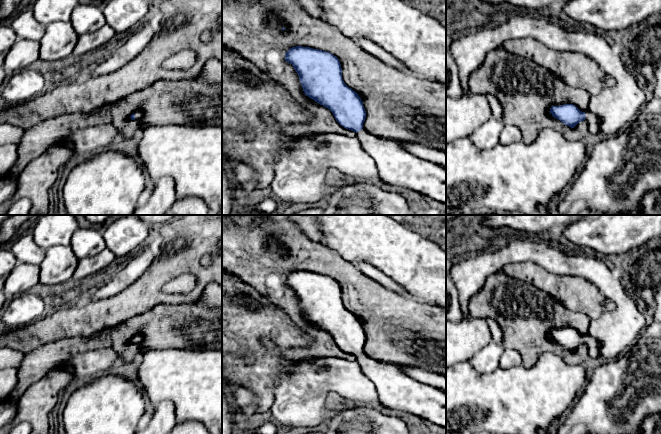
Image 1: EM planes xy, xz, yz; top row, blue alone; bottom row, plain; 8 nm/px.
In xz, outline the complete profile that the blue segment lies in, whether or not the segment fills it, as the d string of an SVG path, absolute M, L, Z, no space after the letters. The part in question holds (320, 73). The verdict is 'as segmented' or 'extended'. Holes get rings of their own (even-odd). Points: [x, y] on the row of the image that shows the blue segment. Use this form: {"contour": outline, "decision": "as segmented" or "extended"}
{"contour": "M296 46L285 53L285 61L293 65L305 95L328 108L341 126L356 133L363 149L376 162L382 182L390 187L411 189L446 204L446 168L423 160L394 140L371 134L363 128L366 118L363 102L359 95L344 83L341 64L336 56L319 49Z", "decision": "extended"}

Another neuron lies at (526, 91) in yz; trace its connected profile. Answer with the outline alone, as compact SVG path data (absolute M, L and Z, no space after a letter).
M498 47L485 56L483 63L468 77L469 94L493 95L503 110L502 123L514 125L522 133L522 141L532 144L543 129L551 128L560 132L569 141L585 139L589 134L588 123L584 120L571 128L550 113L552 106L573 104L580 111L588 111L588 92L564 83L554 73L528 58L513 55Z

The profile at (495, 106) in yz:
M486 95L488 103L490 105L492 111L492 117L496 118L497 120L502 120L503 110L498 101L498 99L493 95Z

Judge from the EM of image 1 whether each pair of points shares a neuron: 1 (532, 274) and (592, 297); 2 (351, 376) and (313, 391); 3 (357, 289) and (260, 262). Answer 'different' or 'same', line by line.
1: same
2: same
3: same

